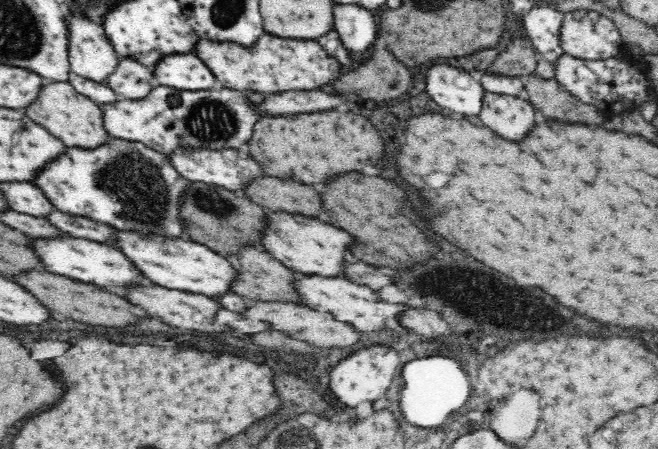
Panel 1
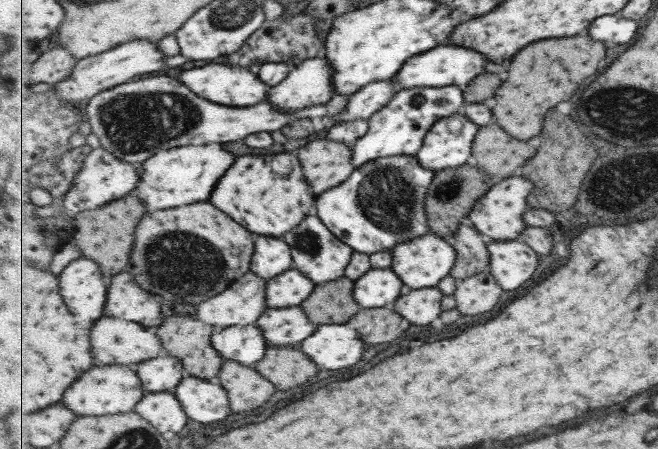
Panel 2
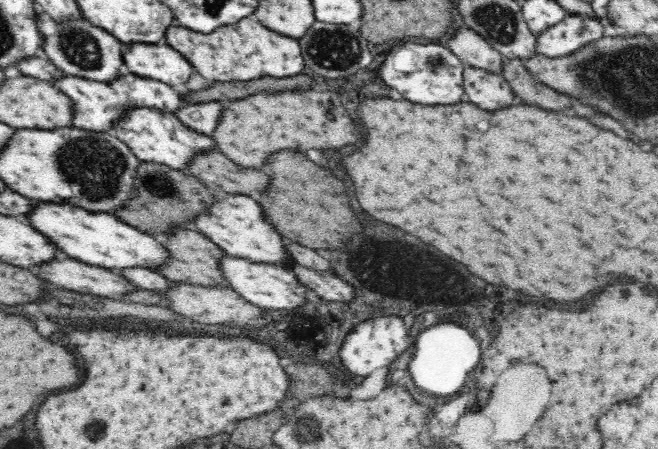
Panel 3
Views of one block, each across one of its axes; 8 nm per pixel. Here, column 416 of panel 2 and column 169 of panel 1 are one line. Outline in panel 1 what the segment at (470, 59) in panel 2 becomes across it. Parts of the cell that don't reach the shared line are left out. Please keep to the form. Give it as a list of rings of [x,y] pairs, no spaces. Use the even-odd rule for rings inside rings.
[[[176,54],[164,57],[153,68],[154,85],[169,86],[173,89],[194,91],[218,87],[216,76],[200,58],[190,54]]]

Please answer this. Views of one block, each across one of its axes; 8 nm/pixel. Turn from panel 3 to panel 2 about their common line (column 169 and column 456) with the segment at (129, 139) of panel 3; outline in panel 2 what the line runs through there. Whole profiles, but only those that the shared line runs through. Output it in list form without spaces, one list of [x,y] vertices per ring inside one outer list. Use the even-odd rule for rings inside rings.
[[[465,100],[465,104],[457,113],[452,114],[450,117],[442,118],[441,121],[437,121],[434,124],[434,128],[426,136],[423,148],[416,155],[424,167],[439,172],[443,169],[455,169],[467,163],[472,163],[474,142],[480,126],[467,117],[467,111],[465,110],[467,110],[467,106],[470,103]]]

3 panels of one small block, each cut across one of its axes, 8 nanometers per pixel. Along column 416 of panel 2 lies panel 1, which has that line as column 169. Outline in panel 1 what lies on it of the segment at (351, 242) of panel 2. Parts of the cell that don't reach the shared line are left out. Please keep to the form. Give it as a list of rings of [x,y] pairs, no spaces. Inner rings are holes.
[[[112,137],[106,144],[99,146],[96,150],[84,150],[82,148],[69,147],[68,154],[64,158],[58,158],[55,162],[48,165],[48,170],[44,170],[44,174],[40,174],[40,178],[36,180],[36,184],[44,190],[46,197],[56,205],[57,210],[66,214],[74,216],[85,216],[91,218],[96,222],[103,222],[105,225],[113,226],[120,231],[137,232],[140,234],[154,234],[156,236],[164,236],[166,238],[180,238],[185,237],[184,232],[184,217],[180,213],[183,210],[183,202],[186,197],[188,188],[190,188],[190,181],[184,178],[176,167],[172,164],[170,156],[160,151],[154,150],[149,146],[146,146],[142,142],[130,142],[120,138]]]

